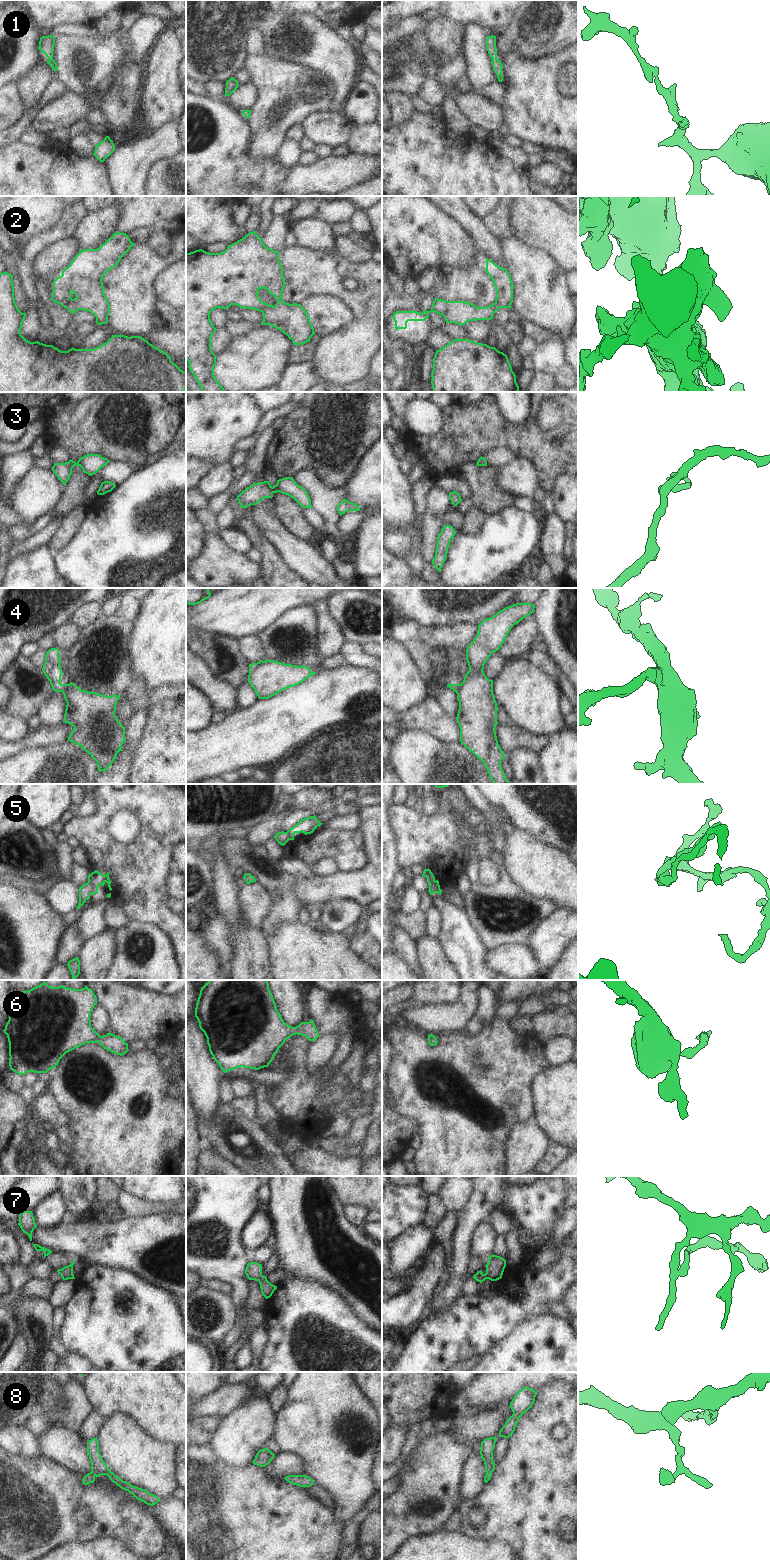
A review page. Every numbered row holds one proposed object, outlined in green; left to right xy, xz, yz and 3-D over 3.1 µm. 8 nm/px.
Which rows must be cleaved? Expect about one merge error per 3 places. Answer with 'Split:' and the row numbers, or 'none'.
Split: 4, 5

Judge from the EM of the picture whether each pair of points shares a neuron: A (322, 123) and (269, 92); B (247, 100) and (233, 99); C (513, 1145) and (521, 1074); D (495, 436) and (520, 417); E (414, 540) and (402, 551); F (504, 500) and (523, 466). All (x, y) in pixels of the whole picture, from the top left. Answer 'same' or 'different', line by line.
A: different
B: same
C: different
D: different
E: same
F: different

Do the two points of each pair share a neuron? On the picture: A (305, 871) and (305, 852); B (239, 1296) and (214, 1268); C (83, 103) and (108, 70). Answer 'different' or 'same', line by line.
A: different
B: same
C: different

